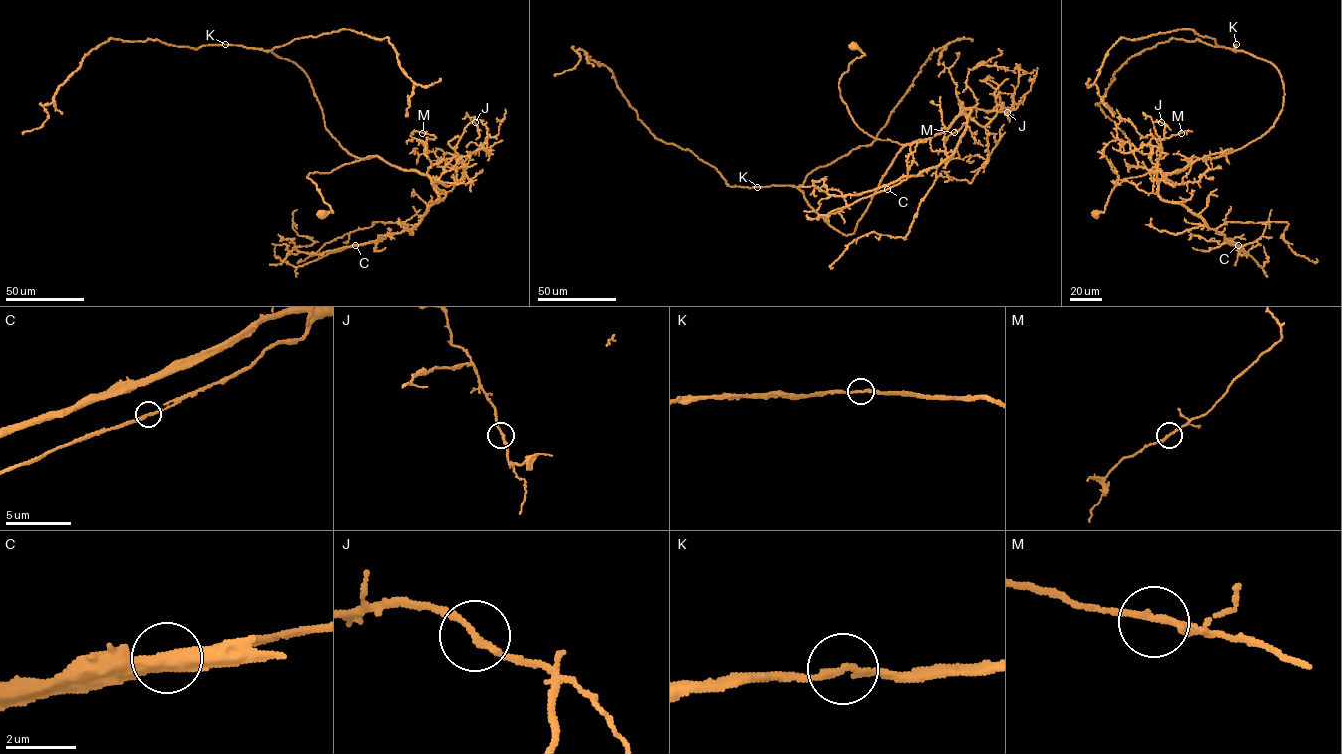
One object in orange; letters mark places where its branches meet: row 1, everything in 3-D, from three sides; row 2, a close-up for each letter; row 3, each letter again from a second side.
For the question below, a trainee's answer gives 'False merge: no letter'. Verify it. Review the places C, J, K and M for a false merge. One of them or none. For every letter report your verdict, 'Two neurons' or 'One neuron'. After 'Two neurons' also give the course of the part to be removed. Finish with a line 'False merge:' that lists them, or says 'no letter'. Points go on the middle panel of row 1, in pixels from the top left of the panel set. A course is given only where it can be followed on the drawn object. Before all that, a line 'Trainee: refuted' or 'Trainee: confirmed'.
Trainee: confirmed
C: One neuron
J: One neuron
K: One neuron
M: One neuron
False merge: no letter

